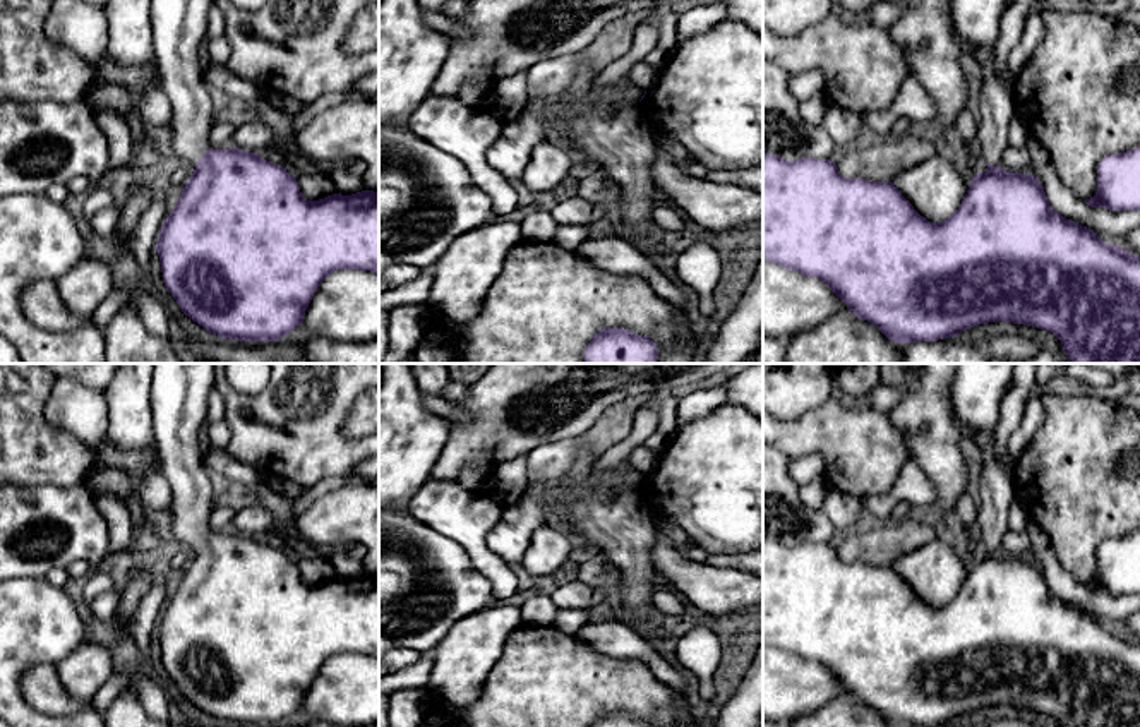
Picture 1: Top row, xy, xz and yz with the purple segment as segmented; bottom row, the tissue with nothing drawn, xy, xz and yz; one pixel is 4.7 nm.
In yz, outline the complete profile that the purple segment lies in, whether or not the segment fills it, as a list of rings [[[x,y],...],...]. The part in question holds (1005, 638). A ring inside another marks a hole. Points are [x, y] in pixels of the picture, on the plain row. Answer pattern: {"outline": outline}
{"outline": [[[957,364],[951,400],[957,417],[974,430],[974,442],[982,451],[982,470],[979,478],[981,506],[977,521],[981,525],[981,542],[987,552],[974,557],[969,574],[960,592],[945,605],[933,607],[921,600],[914,590],[900,578],[893,566],[871,566],[866,562],[845,562],[830,544],[799,542],[787,545],[777,538],[763,535],[763,645],[775,646],[802,660],[821,664],[859,703],[879,712],[881,717],[897,727],[938,725],[955,722],[958,717],[987,706],[1027,708],[1053,717],[1061,727],[1140,727],[1140,641],[1126,636],[1116,628],[1102,626],[1097,617],[1056,597],[1046,581],[1046,576],[1035,559],[1005,556],[1001,552],[1003,538],[1008,532],[1008,516],[1011,508],[1013,478],[994,453],[994,427],[999,417],[1001,400],[1006,394],[1015,374],[1015,364]]]}

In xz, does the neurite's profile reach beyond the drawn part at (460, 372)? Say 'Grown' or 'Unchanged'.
Unchanged

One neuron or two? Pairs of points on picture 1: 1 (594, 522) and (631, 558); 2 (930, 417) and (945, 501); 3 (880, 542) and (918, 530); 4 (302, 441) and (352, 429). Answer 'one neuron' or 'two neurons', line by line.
1: one neuron
2: one neuron
3: one neuron
4: two neurons

